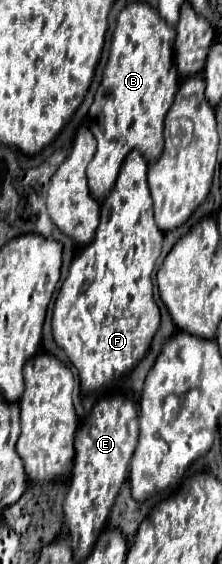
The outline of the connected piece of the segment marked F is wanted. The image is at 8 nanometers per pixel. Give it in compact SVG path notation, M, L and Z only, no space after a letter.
M130 152L126 156L118 180L110 190L110 196L100 208L100 226L94 240L80 250L74 258L68 278L64 280L52 312L52 334L56 344L68 354L70 362L78 368L80 386L84 392L92 392L104 386L116 384L124 374L128 374L150 348L150 340L158 330L160 312L152 296L152 270L162 250L162 232L154 222L152 200L146 182L148 160Z

